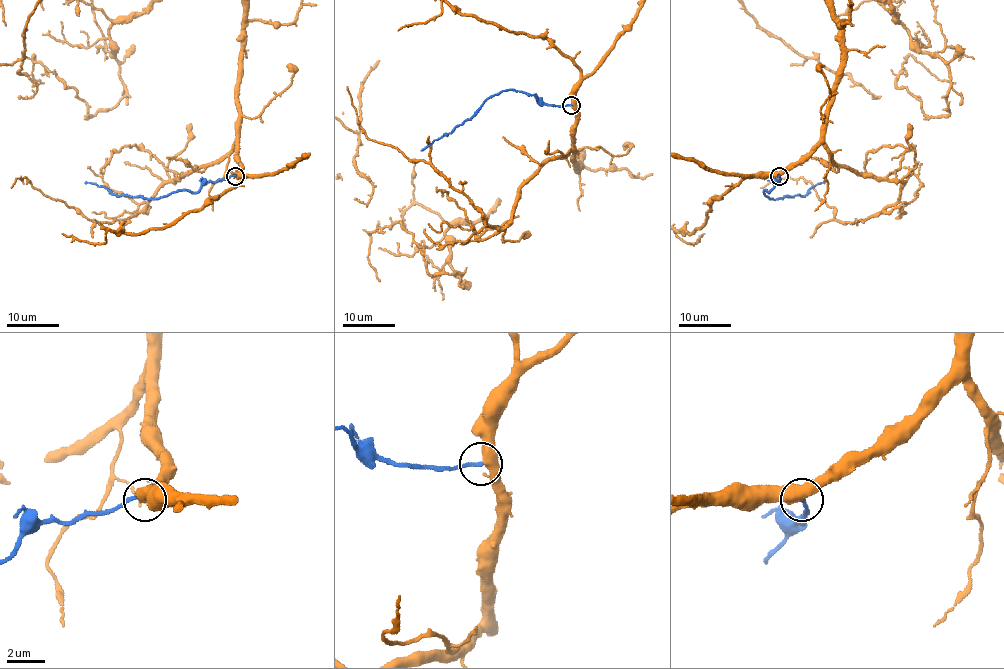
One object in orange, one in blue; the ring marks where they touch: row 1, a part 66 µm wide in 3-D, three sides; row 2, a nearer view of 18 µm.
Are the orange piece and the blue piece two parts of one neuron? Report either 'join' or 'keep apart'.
join

